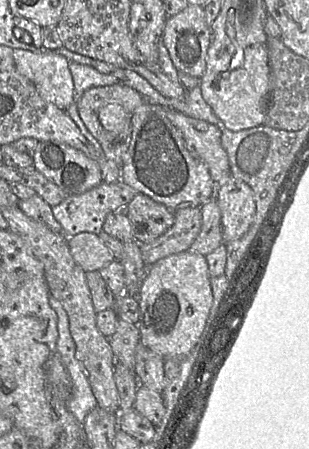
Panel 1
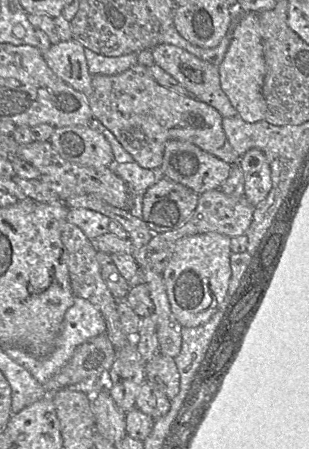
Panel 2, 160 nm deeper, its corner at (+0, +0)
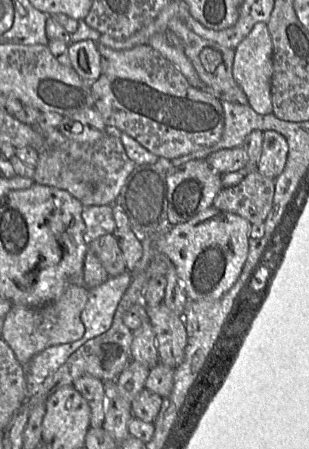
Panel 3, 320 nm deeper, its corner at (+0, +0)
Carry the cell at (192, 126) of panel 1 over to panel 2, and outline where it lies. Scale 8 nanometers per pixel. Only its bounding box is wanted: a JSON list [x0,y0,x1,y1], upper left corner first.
[87,64,240,168]

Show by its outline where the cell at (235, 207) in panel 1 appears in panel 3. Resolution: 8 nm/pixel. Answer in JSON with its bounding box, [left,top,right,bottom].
[256,130,287,179]

